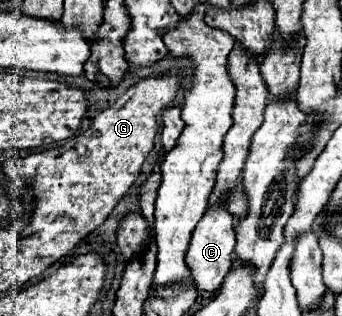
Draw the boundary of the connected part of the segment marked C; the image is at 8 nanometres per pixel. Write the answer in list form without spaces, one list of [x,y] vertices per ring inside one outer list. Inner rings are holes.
[[[214,205],[208,207],[200,223],[196,225],[192,233],[192,241],[186,253],[186,263],[192,267],[192,277],[196,281],[196,287],[200,291],[214,293],[216,287],[220,287],[224,275],[228,273],[228,267],[232,267],[232,255],[234,255],[234,243],[236,243],[236,233],[232,225],[232,215],[228,215],[224,205]]]

